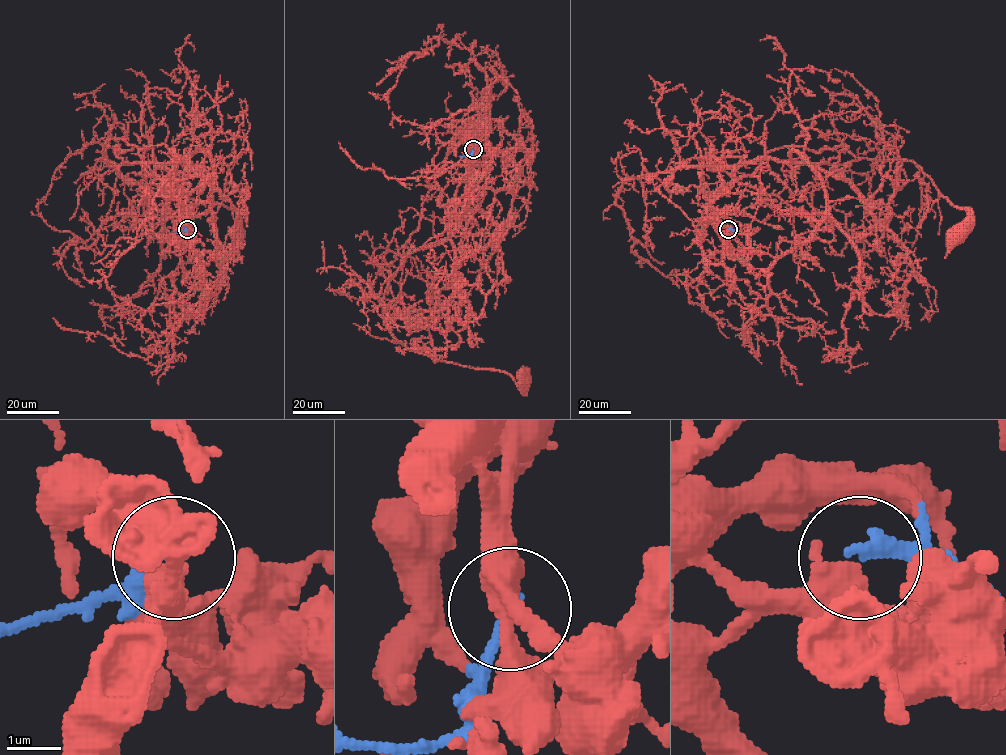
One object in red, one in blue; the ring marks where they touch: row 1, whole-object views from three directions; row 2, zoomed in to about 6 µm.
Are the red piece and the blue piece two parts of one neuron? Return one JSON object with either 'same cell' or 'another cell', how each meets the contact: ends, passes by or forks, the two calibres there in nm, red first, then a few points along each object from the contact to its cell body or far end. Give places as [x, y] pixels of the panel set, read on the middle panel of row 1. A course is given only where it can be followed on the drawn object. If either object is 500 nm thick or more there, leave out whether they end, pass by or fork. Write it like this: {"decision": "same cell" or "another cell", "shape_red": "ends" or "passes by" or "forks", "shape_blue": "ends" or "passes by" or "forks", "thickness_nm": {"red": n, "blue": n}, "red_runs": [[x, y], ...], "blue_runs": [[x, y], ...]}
{"decision": "another cell", "shape_red": "passes by", "shape_blue": "ends", "thickness_nm": {"red": 440, "blue": 260}, "red_runs": [[473, 149], [471, 128], [460, 224], [406, 257], [382, 317], [410, 349], [502, 370], [522, 388], [525, 381]], "blue_runs": [[473, 149], [469, 156], [460, 156]]}

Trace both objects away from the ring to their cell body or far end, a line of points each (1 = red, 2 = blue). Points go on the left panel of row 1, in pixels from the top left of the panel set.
1: (187, 229), (185, 165), (180, 159), (120, 164), (96, 159), (157, 193), (229, 206), (236, 212), (239, 232)
2: (187, 229), (174, 232)

